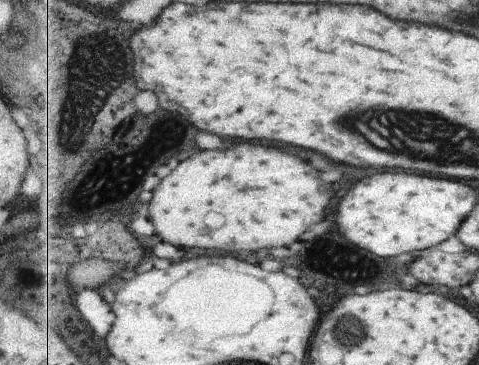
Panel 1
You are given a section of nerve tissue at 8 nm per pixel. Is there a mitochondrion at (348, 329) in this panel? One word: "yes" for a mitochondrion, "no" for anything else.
yes

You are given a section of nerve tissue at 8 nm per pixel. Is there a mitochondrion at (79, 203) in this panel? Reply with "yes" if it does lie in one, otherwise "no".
no

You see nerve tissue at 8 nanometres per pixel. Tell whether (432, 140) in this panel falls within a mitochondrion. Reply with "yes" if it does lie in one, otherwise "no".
yes

